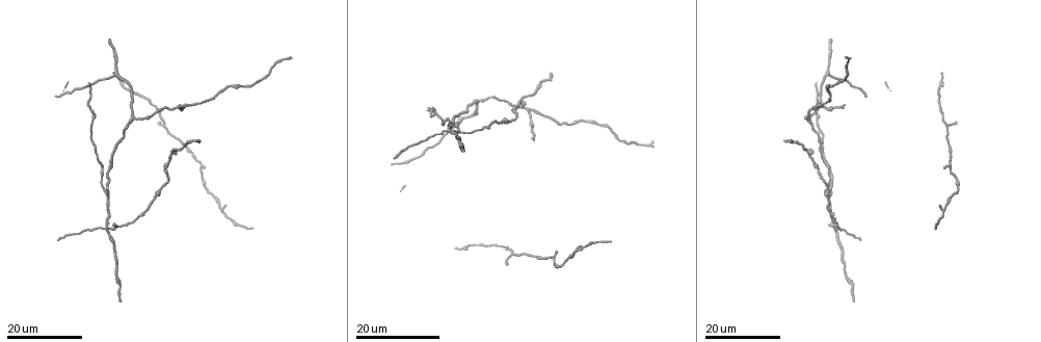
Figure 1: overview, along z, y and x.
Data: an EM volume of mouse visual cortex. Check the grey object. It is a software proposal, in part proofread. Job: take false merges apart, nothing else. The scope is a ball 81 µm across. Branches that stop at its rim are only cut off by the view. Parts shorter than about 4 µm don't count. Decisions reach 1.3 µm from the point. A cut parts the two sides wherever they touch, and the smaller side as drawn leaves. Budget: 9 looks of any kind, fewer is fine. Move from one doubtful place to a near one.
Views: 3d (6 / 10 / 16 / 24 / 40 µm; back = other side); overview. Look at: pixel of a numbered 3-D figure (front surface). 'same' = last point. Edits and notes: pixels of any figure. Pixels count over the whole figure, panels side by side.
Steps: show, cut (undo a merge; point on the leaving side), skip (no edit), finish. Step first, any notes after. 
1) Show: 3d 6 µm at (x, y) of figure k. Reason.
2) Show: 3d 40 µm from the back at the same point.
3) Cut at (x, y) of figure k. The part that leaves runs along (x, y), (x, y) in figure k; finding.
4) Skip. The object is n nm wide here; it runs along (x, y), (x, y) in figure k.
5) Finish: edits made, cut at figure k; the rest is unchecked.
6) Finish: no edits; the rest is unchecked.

Show: 3d 24 µm at (108, 230) of figure 1. Looks like a crossing.

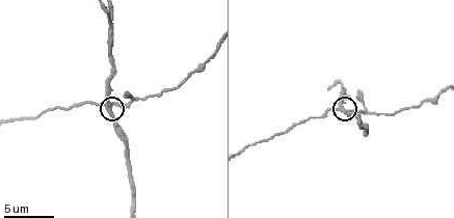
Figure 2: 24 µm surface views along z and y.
Show: 3d 10 µm at (110, 104) of figure 2.

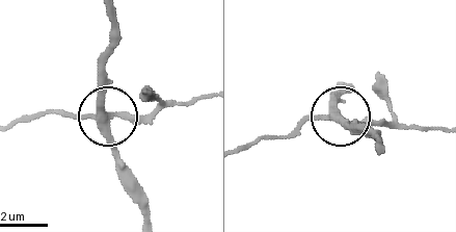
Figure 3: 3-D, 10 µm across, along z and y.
Cut at (139, 116) of figure 3. The part that leaves runs along (107, 113), (153, 113), (206, 96) in figure 3; a second neuron is stuck on.

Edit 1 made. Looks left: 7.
Show: 3d 24 µm at (477, 99) of figure 1. Three-way junction.

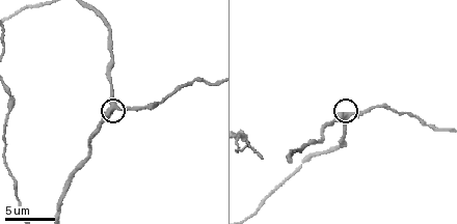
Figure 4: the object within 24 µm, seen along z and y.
Show: 3d 6 µm at (115, 106) of figure 4. Closer look.

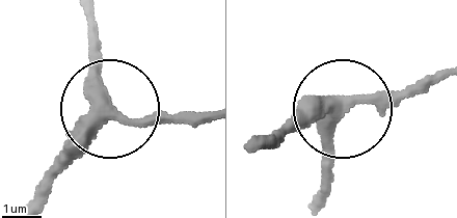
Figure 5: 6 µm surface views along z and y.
Skip. 3 arms meet here; it runs along (319, 205), (335, 118), (355, 102), (405, 99), (441, 79) in figure 5; one neuron here.

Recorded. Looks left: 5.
Show: 3d 24 µm at (115, 73) of figure 1. Branch point.

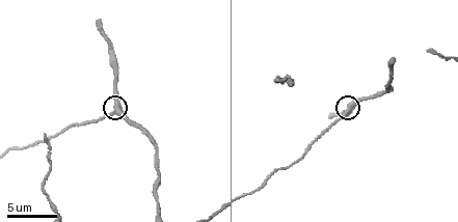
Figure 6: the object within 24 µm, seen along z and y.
Show: 3d 10 µm at (117, 107) of figure 6. Zoom in.

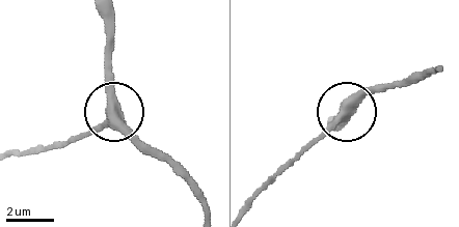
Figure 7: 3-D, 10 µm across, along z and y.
Show: 3d 6 µm at (118, 111) of figure 7.

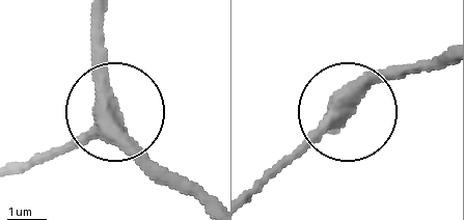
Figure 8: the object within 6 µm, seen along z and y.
Skip. It runs along (20, 168), (89, 142), (115, 115), (99, 17) in figure 8; continuous, no second neuron.

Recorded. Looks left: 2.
Finish: edits made, cut at figure 3; the rest is unchecked.

